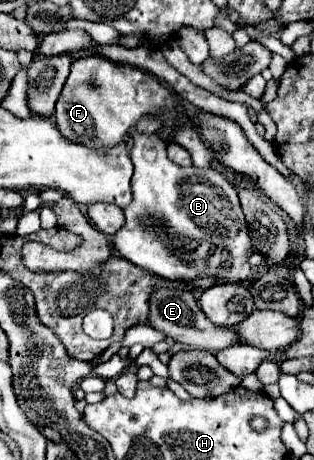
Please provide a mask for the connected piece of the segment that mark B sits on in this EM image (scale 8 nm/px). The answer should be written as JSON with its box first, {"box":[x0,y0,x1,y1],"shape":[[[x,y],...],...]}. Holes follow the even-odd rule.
{"box":[111,127,253,289],"shape":[[[135,127],[129,129],[129,137],[133,139],[131,161],[135,165],[135,173],[131,179],[133,201],[127,205],[125,211],[125,225],[113,235],[111,243],[117,253],[131,261],[133,265],[151,271],[169,281],[183,281],[199,285],[207,289],[219,283],[243,283],[251,277],[253,267],[249,265],[249,257],[253,255],[251,237],[247,229],[245,215],[241,211],[237,191],[233,185],[217,171],[217,169],[199,169],[179,167],[167,157],[167,143],[157,133],[135,133]],[[203,243],[203,259],[191,259],[195,247]]]}

